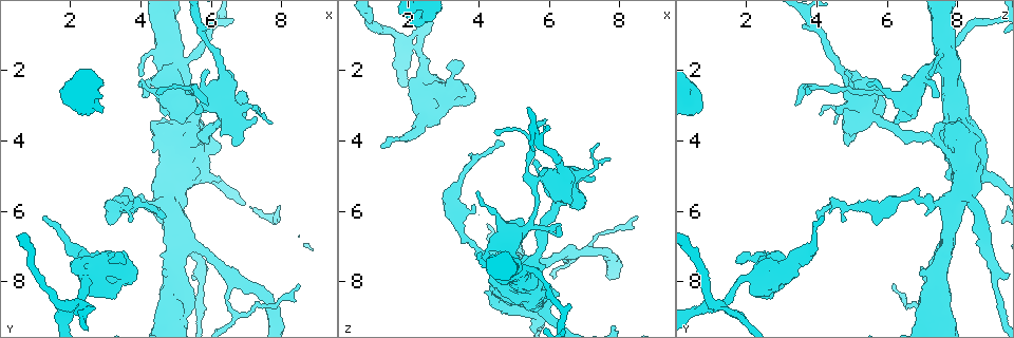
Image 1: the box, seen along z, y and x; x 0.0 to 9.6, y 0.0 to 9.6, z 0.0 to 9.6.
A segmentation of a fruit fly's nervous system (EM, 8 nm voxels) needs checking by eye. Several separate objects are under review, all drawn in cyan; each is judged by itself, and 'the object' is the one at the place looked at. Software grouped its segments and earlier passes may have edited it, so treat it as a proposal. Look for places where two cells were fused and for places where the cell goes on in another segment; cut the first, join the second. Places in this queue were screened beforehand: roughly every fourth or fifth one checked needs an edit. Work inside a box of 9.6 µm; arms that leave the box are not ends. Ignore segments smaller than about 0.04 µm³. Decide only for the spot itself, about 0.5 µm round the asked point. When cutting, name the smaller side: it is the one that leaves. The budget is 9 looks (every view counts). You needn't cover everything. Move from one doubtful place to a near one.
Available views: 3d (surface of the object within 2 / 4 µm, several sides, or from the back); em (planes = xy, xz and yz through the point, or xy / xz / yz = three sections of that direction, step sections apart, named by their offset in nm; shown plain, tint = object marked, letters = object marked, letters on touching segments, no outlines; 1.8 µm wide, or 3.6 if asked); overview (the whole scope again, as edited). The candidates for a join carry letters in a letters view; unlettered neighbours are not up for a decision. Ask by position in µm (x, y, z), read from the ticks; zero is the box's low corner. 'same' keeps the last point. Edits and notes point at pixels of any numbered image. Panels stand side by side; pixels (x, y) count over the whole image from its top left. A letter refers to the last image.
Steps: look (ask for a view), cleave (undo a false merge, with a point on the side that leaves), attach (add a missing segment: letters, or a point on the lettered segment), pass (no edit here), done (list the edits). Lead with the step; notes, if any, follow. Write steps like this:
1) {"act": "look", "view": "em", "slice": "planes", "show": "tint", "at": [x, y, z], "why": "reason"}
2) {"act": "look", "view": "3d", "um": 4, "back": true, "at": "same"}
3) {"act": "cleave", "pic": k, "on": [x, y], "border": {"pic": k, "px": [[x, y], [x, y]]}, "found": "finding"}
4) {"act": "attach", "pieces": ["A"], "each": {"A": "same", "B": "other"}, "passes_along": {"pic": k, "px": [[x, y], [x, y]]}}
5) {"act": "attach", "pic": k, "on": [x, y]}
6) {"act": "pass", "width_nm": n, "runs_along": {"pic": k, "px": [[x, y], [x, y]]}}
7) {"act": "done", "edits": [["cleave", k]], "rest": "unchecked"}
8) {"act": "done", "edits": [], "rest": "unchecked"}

{"act": "look", "view": "em", "um": 3.6, "slice": "planes", "show": "letters", "at": [3.80, 5.90, 5.85], "why": "free end"}

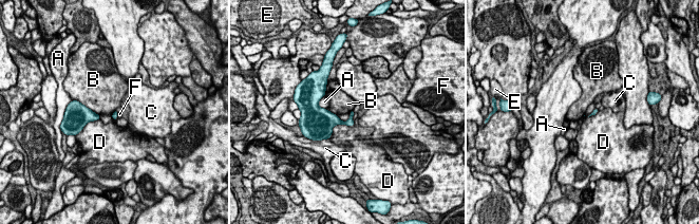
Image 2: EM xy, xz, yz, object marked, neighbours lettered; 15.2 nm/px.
{"act": "pass", "longest_contact_nm": ["D", 440], "each": {"A": "other", "B": "other", "C": "other", "D": "other", "E": "other", "F": "other"}, "border": {"pic": 2, "px": [[77, 99], [100, 115]]}, "found": "none of them fits"}

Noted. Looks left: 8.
{"act": "look", "view": "3d", "um": 4, "back": true, "at": [2.20, 8.55, 1.40], "why": "four-way junction"}

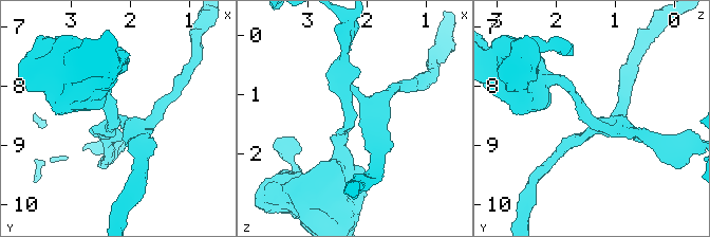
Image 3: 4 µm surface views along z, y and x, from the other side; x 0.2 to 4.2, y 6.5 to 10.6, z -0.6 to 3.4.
{"act": "look", "view": "em", "slice": "yz", "step": 16, "show": "plain", "at": [2.25, 8.65, 1.40], "arms": 4}

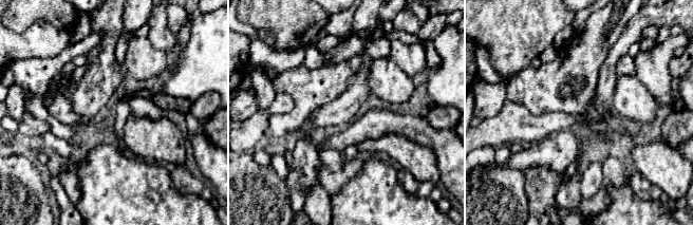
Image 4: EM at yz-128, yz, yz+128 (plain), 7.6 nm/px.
{"act": "look", "view": "em", "slice": "yz", "step": 16, "show": "letters", "at": "same"}

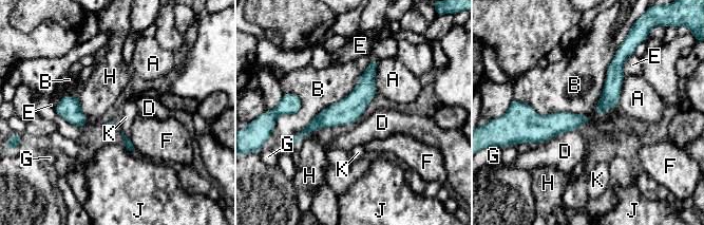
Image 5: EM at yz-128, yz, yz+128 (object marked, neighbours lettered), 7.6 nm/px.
{"act": "pass", "each": {"A": "other", "B": "other", "D": "other", "E": "other", "F": "other", "G": "other", "H": "other", "J": "other", "K": "other"}, "runs_along": {"pic": 5, "px": [[375, 60], [365, 89], [298, 137]]}, "found": "all the same cell"}

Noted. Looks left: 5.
{"act": "look", "view": "em", "slice": "planes", "show": "letters", "at": [1.20, 6.15, 4.10], "why": "thin end"}

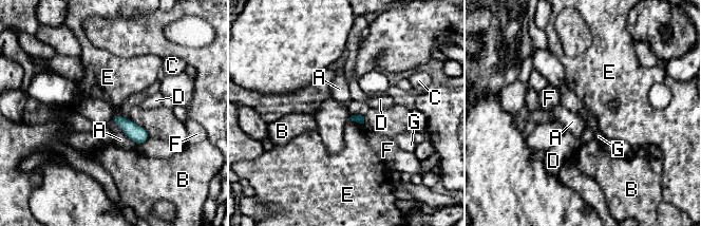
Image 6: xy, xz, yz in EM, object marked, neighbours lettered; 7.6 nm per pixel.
{"act": "pass", "each": {"A": "other", "B": "other", "C": "other", "D": "other", "E": "other", "F": "other", "G": "other"}, "found": "none of them fits"}

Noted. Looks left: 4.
{"act": "look", "view": "3d", "um": 4, "at": [2.15, 2.75, 0.65], "why": "branch stops here"}

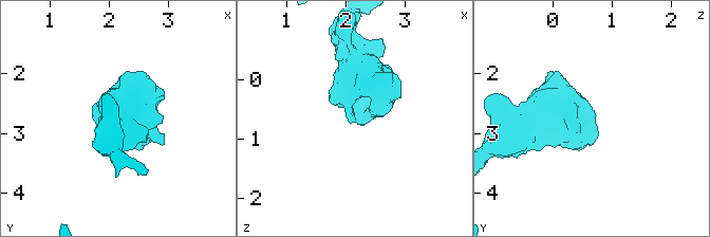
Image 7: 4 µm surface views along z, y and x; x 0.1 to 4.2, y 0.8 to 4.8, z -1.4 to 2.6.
{"act": "look", "view": "em", "slice": "planes", "show": "letters", "at": [2.10, 2.80, 0.65]}

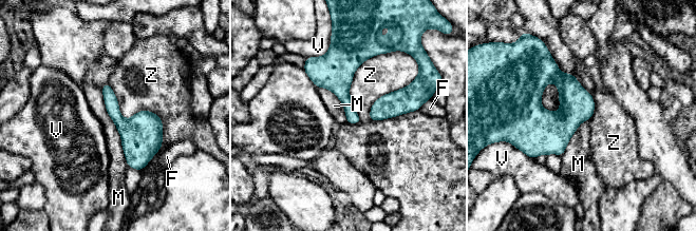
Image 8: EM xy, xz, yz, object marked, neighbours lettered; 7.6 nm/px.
{"act": "pass", "each": {"F": "other", "M": "other", "V": "other", "Z": "other"}, "border": {"pic": 8, "px": [[100, 90], [128, 167]]}, "found": "none of them fits"}

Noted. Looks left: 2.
{"act": "done", "edits": [], "rest": "unchecked"}

